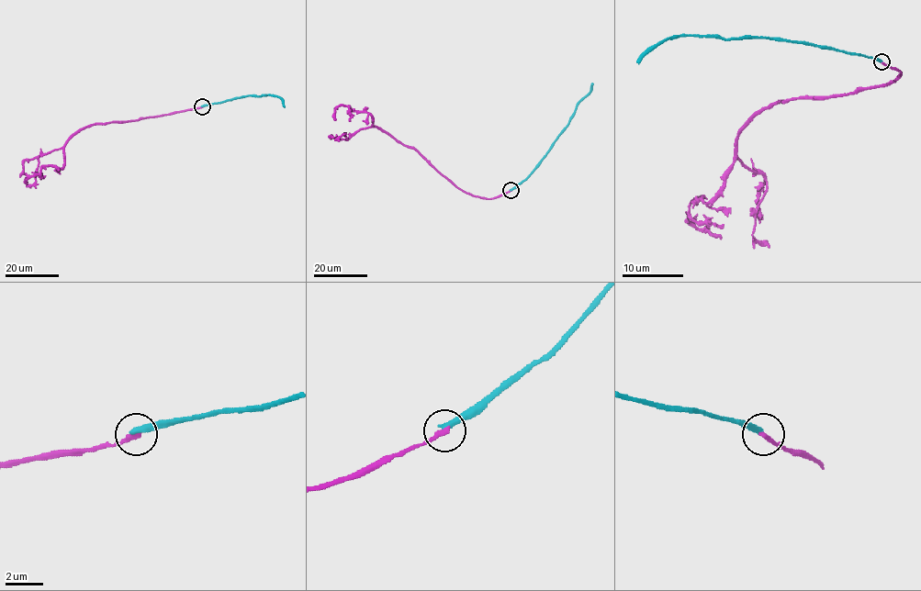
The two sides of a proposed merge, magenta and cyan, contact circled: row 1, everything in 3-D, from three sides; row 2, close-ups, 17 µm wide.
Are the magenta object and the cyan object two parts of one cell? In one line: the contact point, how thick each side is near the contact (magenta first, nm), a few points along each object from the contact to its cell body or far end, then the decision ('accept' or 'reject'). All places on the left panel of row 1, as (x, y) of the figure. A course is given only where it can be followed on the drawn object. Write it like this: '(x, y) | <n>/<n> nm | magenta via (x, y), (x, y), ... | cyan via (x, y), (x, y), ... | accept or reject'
(202, 106) | 280/340 nm | magenta via (202, 106), (84, 127), (67, 141), (61, 168), (43, 165), (27, 183) | cyan via (202, 105), (246, 95), (271, 94), (277, 95), (285, 107) | reject

